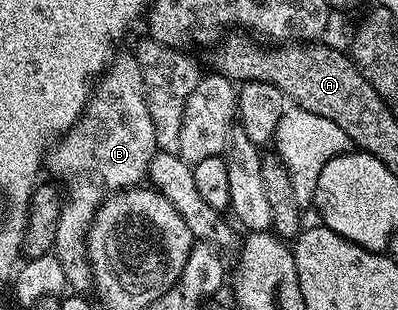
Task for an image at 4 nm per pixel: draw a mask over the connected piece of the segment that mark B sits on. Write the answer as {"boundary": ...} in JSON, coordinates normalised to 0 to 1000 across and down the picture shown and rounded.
{"boundary":[[[296,171],[264,235],[251,242],[204,384],[166,432],[156,432],[113,500],[118,548],[143,561],[138,574],[146,590],[163,587],[161,610],[168,616],[171,648],[153,671],[136,797],[148,852],[158,852],[176,939],[214,942],[234,919],[219,758],[224,726],[244,694],[244,668],[276,626],[352,603],[367,584],[374,532],[394,494],[389,400],[379,400],[349,194],[342,171]]]}

